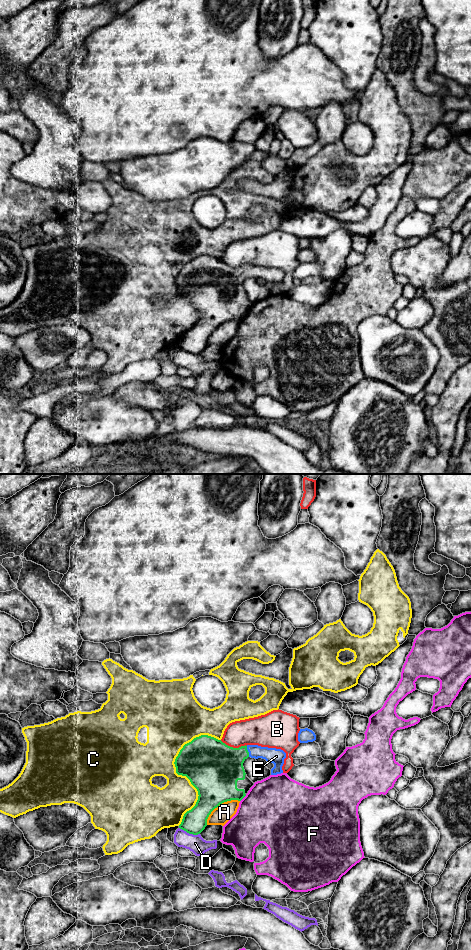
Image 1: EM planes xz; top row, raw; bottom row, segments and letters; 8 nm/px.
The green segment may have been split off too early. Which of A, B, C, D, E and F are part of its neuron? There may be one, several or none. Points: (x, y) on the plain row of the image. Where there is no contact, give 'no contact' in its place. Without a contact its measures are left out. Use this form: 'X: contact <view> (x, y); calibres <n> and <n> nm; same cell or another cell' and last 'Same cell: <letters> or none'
A: contact xz (219, 324); calibres 380 and 150 nm; another cell
B: contact xz (232, 267); calibres 420 and 220 nm; another cell
C: contact xz (175, 285); calibres 400 and 320 nm; another cell
D: contact xz (189, 353); calibres 200 and 140 nm; another cell
E: contact xz (247, 271); calibres 360 and 130 nm; same cell
F: contact xz (243, 317); calibres 340 and 480 nm; another cell
Same cell: E

